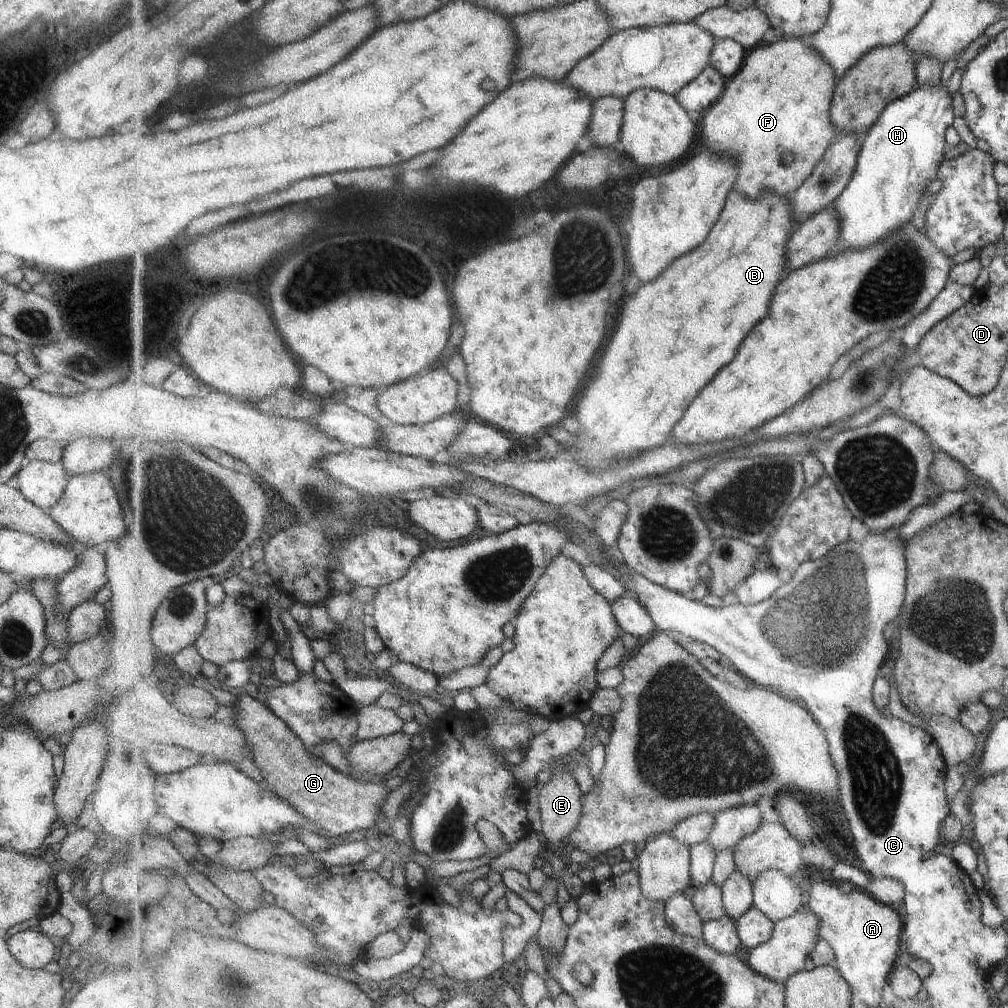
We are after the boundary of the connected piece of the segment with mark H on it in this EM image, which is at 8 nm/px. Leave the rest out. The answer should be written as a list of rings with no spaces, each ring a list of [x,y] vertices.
[[[945,82],[935,86],[923,85],[914,89],[911,94],[894,100],[883,111],[882,118],[861,139],[858,163],[849,181],[848,187],[841,196],[831,204],[840,214],[840,239],[845,248],[866,249],[881,243],[889,235],[899,230],[899,227],[913,220],[913,212],[917,210],[919,200],[927,186],[935,180],[938,168],[943,158],[943,134],[947,126],[951,126],[951,98],[945,92]]]

